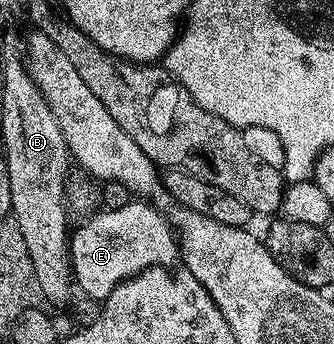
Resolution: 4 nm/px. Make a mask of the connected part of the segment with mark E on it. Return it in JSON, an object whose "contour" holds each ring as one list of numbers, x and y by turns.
{"contour":[[132,201,129,205,121,205,121,209,99,209,84,218,84,223,69,235,71,270,78,290,80,287,89,298,102,301,117,289,117,285,145,269,170,268,171,262,181,255,179,240,170,218,158,210,162,211,150,202]]}

